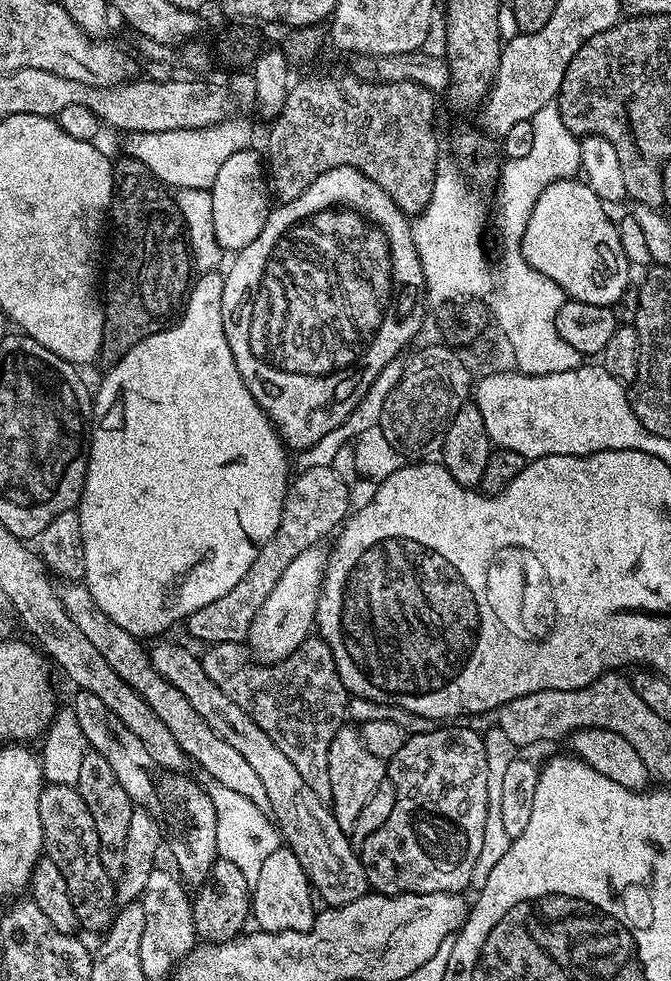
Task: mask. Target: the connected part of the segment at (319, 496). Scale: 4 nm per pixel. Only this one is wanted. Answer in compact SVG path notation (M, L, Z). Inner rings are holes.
M314 466L299 473L289 483L278 530L274 538L270 538L270 542L258 550L258 558L254 558L254 566L246 570L246 578L242 578L242 582L238 582L230 594L218 598L218 602L210 602L210 606L202 606L202 610L188 617L186 627L194 639L201 640L204 646L247 641L250 626L258 610L262 610L262 602L266 602L270 590L278 586L278 578L282 578L286 566L290 566L290 562L294 562L302 550L320 544L327 532L335 533L349 515L348 484L336 471L335 467Z

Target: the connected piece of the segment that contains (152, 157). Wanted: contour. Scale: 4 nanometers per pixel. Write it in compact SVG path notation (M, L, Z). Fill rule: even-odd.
M225 122L195 128L194 130L166 130L165 132L129 132L123 137L125 157L142 162L160 179L161 184L172 190L182 188L211 189L218 170L226 166L230 154L249 147L248 128L244 124Z

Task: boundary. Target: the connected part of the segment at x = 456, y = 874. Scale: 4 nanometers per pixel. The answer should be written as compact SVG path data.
M436 726L433 732L409 735L402 750L387 761L386 776L396 791L394 810L358 849L369 889L382 896L401 896L407 892L460 894L471 885L474 861L482 851L482 830L486 830L487 752L479 731L448 727L452 726Z

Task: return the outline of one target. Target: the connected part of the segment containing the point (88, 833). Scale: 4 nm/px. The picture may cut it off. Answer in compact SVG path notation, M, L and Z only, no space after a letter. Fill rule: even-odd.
M45 783L38 798L38 818L42 818L44 852L52 859L54 866L58 866L62 878L66 878L81 929L85 933L103 933L112 925L118 903L114 878L106 874L106 866L102 866L98 830L94 830L90 806L82 802L82 794L75 786Z

